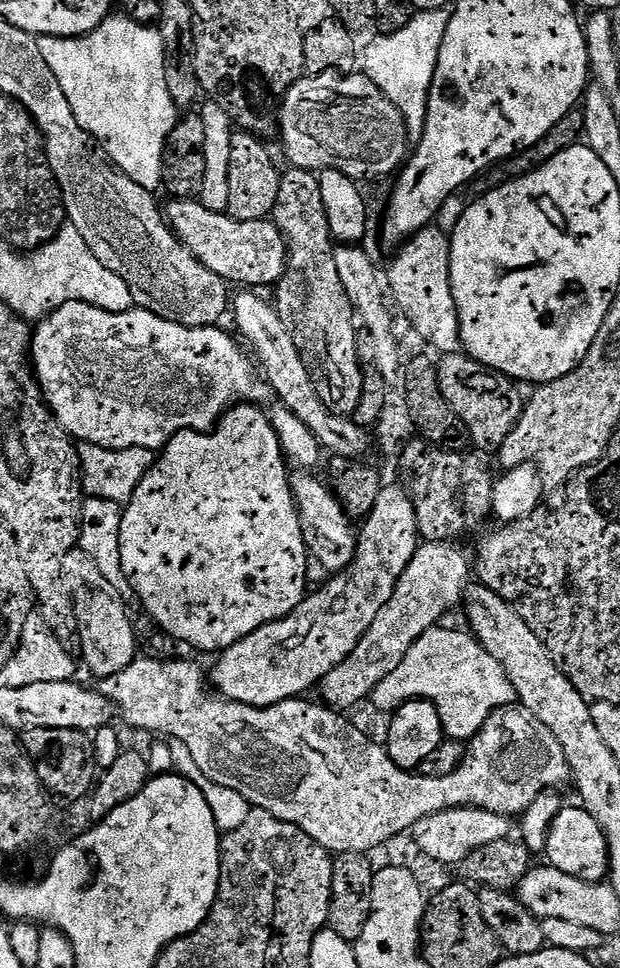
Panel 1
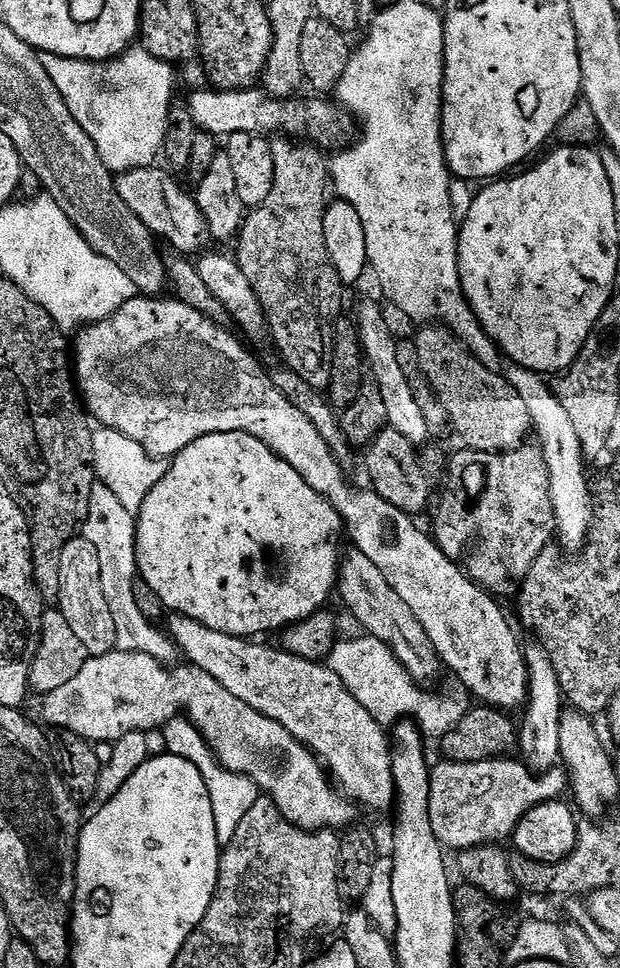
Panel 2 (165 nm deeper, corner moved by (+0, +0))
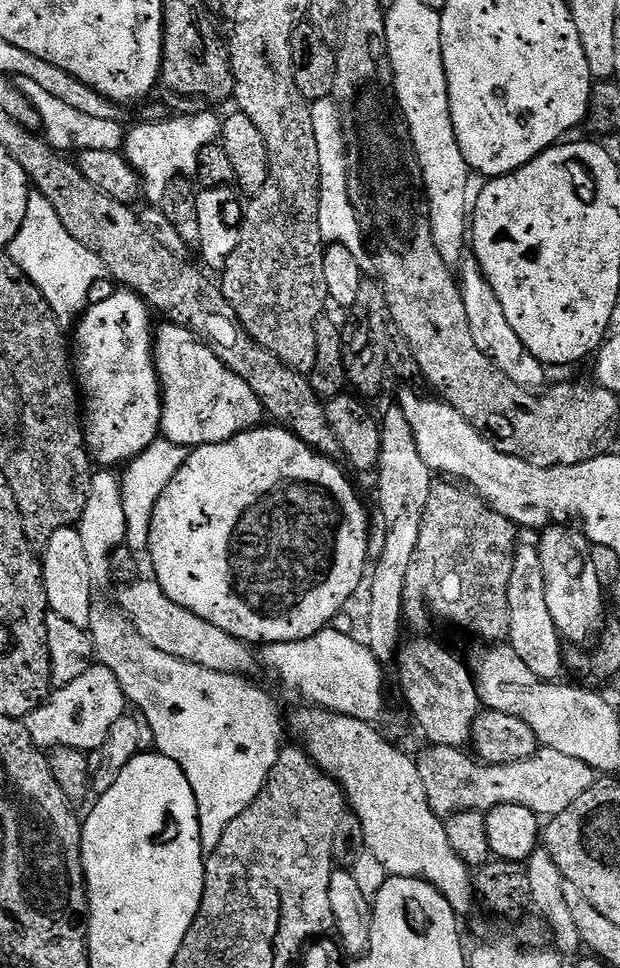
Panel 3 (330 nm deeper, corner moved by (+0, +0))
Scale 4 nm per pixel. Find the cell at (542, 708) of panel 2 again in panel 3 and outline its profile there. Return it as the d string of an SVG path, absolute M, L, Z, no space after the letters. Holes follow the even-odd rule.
M521 543L512 555L510 570L510 586L508 587L510 602L510 630L508 640L510 647L516 651L518 658L530 666L530 674L534 674L541 682L556 682L564 672L564 652L558 630L554 626L554 618L550 618L550 609L546 607L546 578L542 578L542 558L539 547Z

